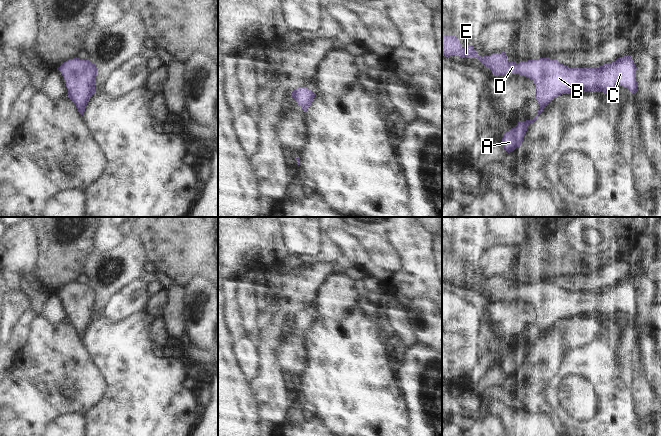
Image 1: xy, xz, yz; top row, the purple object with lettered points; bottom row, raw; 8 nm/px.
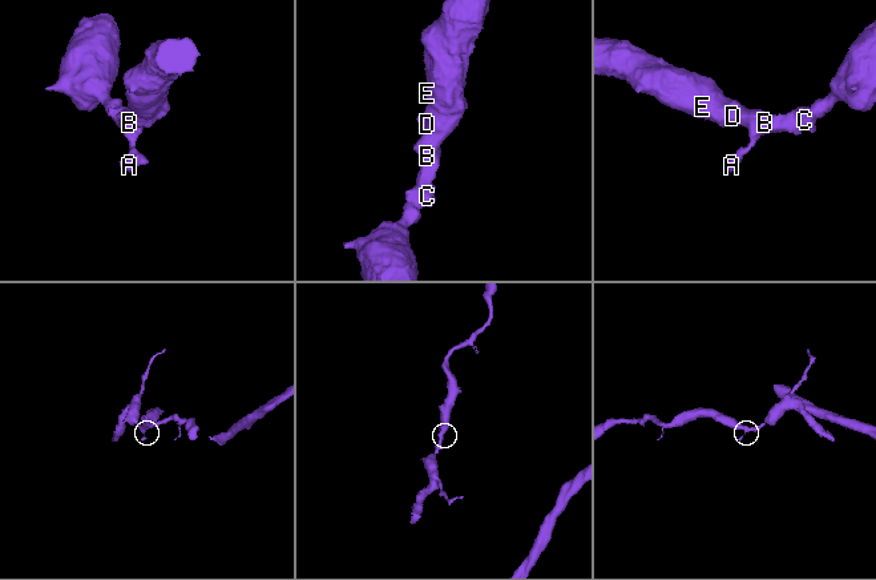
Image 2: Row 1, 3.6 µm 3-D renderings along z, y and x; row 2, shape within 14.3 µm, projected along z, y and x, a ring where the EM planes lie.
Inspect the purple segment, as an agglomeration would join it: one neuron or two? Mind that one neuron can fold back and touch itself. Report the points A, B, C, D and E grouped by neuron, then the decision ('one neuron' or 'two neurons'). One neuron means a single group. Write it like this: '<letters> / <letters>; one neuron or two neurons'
A B C D E; one neuron

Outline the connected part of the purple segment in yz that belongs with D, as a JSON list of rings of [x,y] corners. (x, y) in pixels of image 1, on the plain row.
[[[443,258],[442,279],[475,281],[491,293],[493,300],[519,298],[533,304],[537,311],[536,324],[540,332],[534,343],[519,345],[515,351],[503,358],[501,369],[508,377],[521,369],[527,350],[538,342],[552,323],[561,318],[597,315],[614,319],[618,310],[626,311],[632,318],[637,315],[637,291],[630,279],[597,292],[569,292],[557,284],[542,281],[515,287],[508,284],[505,276],[481,281],[474,269],[463,272],[455,260]]]

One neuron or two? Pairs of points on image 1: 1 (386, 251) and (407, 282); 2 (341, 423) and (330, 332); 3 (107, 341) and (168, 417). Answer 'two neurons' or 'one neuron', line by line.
1: two neurons
2: one neuron
3: one neuron

